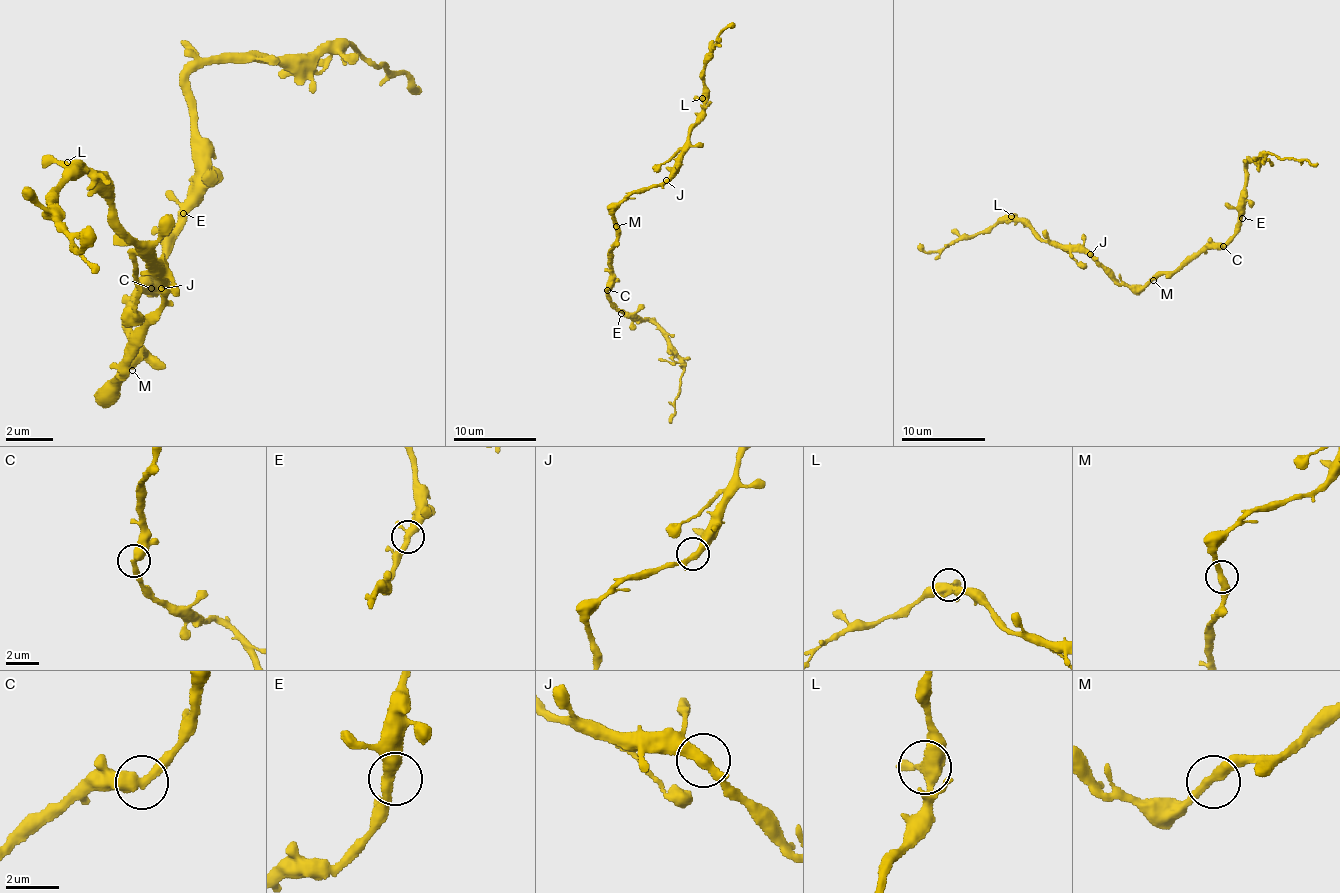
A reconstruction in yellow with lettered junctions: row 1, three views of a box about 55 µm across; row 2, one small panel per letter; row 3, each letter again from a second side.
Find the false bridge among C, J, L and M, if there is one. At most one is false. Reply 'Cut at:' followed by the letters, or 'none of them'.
Cut at: none of them

